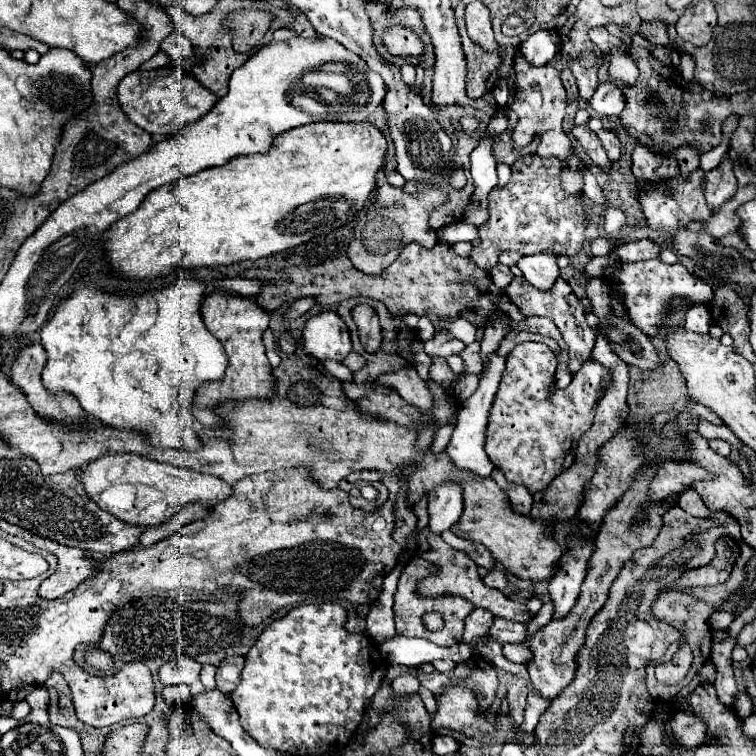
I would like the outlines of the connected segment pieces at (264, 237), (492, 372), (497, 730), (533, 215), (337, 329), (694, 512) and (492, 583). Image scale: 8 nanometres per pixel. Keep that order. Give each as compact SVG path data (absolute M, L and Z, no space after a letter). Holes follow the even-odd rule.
M369 120L365 122L313 122L307 126L299 126L293 130L287 130L283 134L279 134L271 146L271 150L267 154L251 154L251 156L237 156L231 158L227 164L223 166L215 166L215 168L207 168L201 170L193 176L181 178L177 182L165 184L153 192L149 192L145 196L145 200L141 202L141 206L131 212L129 216L123 216L121 220L117 220L107 232L105 232L105 250L109 254L109 266L121 276L127 278L135 278L135 280L147 280L147 278L159 278L159 276L167 276L177 268L203 268L203 266L227 266L233 262L241 262L241 260L257 260L257 258L265 258L277 252L283 252L287 248L299 246L303 242L313 240L315 236L327 234L335 228L341 228L349 222L355 220L355 216L365 208L365 204L369 202L371 194L375 192L377 186L377 172L385 166L385 156L387 156L387 138L385 134Z
M491 354L489 356L489 364L479 374L481 382L479 382L477 392L459 406L457 426L455 426L455 432L453 432L451 442L447 446L447 454L449 454L451 462L455 462L455 468L457 470L469 470L477 478L487 478L491 474L491 470L495 468L495 466L491 466L491 460L487 458L487 454L483 450L483 442L485 442L485 430L487 430L487 416L489 416L491 402L495 398L495 390L499 386L499 380L501 380L501 372L503 370L505 370L505 358L501 358L497 354Z
M447 688L447 692L437 700L437 714L433 716L431 730L435 734L447 734L453 736L459 744L473 746L473 748L483 748L495 742L518 741L523 744L523 749L533 746L537 739L535 733L525 734L517 726L513 726L511 718L495 718L495 722L489 722L485 716L477 716L477 700L471 690L465 688ZM513 737L513 738L512 738Z
M521 156L513 162L511 180L499 188L495 186L489 200L487 226L479 228L481 244L471 250L471 260L479 268L493 268L503 250L517 250L521 254L553 252L575 256L585 242L585 228L589 212L581 194L567 194L561 188L561 172L567 166L559 158L545 158L545 162L531 162L537 156Z
M321 312L313 316L301 338L301 346L307 354L325 360L343 360L351 352L351 336L345 322L337 312Z
M685 490L679 496L677 504L691 516L699 516L699 518L709 518L711 516L711 512L707 510L707 506L703 504L703 500L699 498L699 494L695 490Z
M489 570L489 572L483 576L483 584L489 586L489 588L505 590L505 588L507 588L507 578L505 578L505 574L499 572L499 570Z

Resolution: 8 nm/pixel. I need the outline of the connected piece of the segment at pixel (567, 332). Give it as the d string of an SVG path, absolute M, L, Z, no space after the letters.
M513 278L513 282L507 286L507 292L509 290L513 292L513 294L509 294L509 298L521 310L521 314L525 314L525 316L545 316L545 318L555 322L555 326L561 330L563 340L569 346L569 370L577 372L583 366L583 362L587 362L591 358L591 350L595 346L595 330L587 324L585 306L573 294L571 286L563 278L559 278L549 292L541 292L541 290L533 288L531 284L527 284L523 278Z

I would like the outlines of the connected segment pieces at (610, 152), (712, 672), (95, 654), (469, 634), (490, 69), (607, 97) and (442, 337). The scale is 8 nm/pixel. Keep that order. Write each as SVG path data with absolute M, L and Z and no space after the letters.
M599 130L597 136L599 136L599 140L603 142L603 148L605 148L607 156L609 156L613 162L619 162L619 158L621 158L619 138L617 138L613 132L609 132L609 130Z
M707 660L703 664L703 668L701 668L701 682L703 684L713 684L715 676L717 676L717 668L715 668L715 664L711 660Z
M97 648L87 650L83 656L85 656L85 662L87 662L89 666L93 666L95 670L103 670L103 672L111 670L111 668L113 668L113 662L115 662L115 658L113 658L109 652L97 650Z
M475 608L467 620L465 620L465 634L463 634L463 642L473 646L487 636L489 628L491 628L491 622L493 622L493 614L491 612L485 612L483 608Z
M483 54L483 58L467 58L467 96L481 98L495 86L499 74L497 66L501 64L499 56Z
M603 82L589 100L589 108L601 116L619 116L625 106L621 90L613 82Z
M445 330L437 332L435 338L429 340L429 342L425 342L425 346L423 346L423 350L425 350L427 356L441 356L441 358L451 356L451 354L459 354L463 348L465 348L465 344L461 340L457 340L457 338L453 338Z

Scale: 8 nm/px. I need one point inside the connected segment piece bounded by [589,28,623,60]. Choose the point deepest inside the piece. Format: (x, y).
(600, 37)

